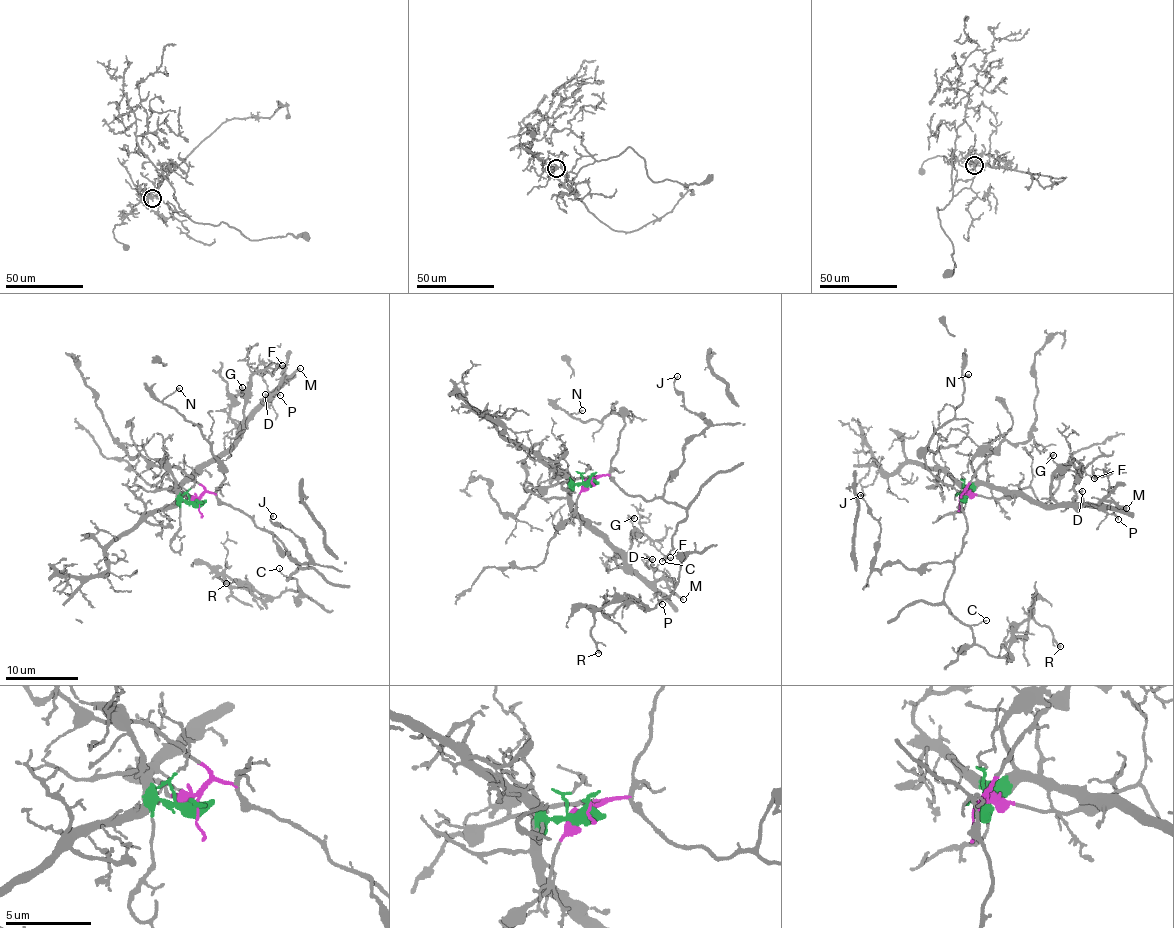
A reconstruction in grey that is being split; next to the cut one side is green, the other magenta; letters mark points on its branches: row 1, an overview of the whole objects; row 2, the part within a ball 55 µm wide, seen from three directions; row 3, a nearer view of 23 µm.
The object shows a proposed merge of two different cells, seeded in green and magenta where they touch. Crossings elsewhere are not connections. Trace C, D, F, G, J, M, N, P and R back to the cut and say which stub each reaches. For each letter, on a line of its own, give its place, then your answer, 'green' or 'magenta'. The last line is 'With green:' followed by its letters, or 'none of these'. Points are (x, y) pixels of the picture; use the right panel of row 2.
C: at (986, 620); magenta
D: at (1082, 491); green
F: at (1094, 478); green
G: at (1053, 455); green
J: at (860, 495); magenta
M: at (1126, 508); green
N: at (968, 374); magenta
P: at (1118, 519); green
R: at (1060, 646); magenta
With green: D, F, G, M, P

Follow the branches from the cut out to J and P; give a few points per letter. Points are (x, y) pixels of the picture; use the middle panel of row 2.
J: (592, 479), (607, 475), (644, 500), (664, 492), (685, 443), (708, 420), (686, 409), (673, 384), (678, 376)
P: (590, 479), (577, 483), (570, 492), (572, 513), (610, 548), (620, 551), (622, 567), (654, 591), (661, 604)

